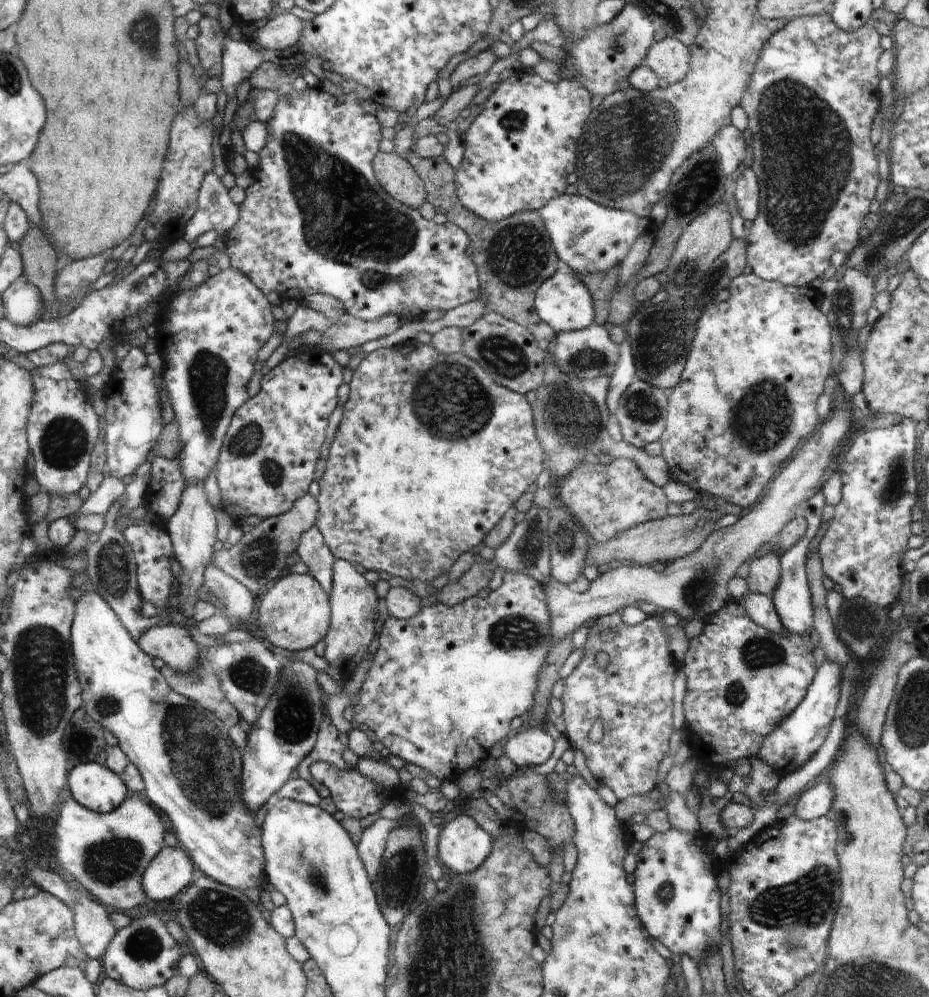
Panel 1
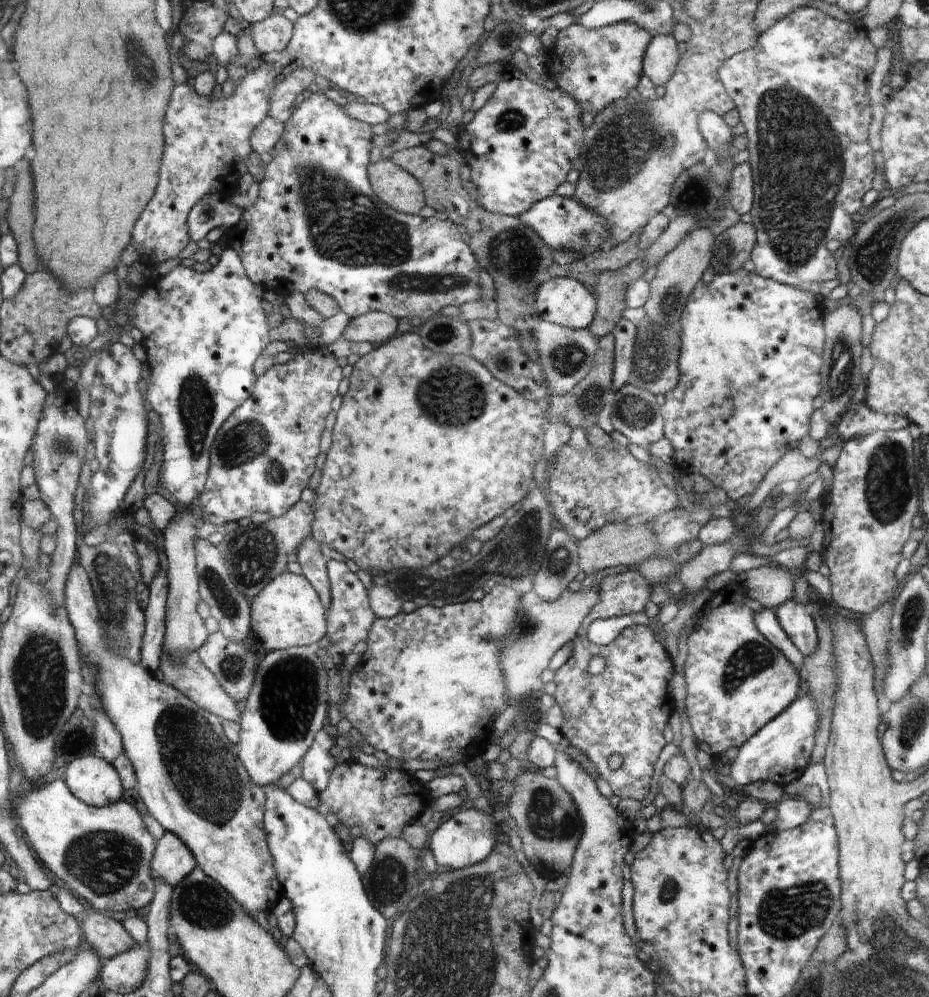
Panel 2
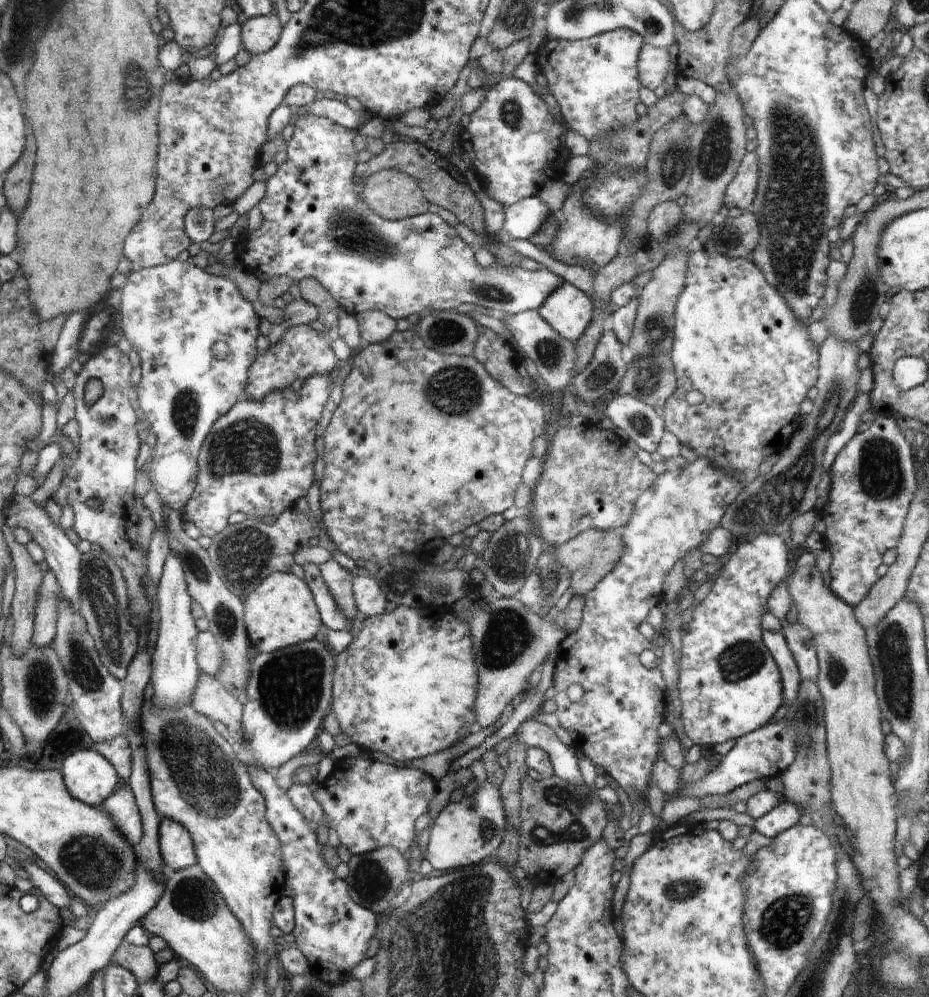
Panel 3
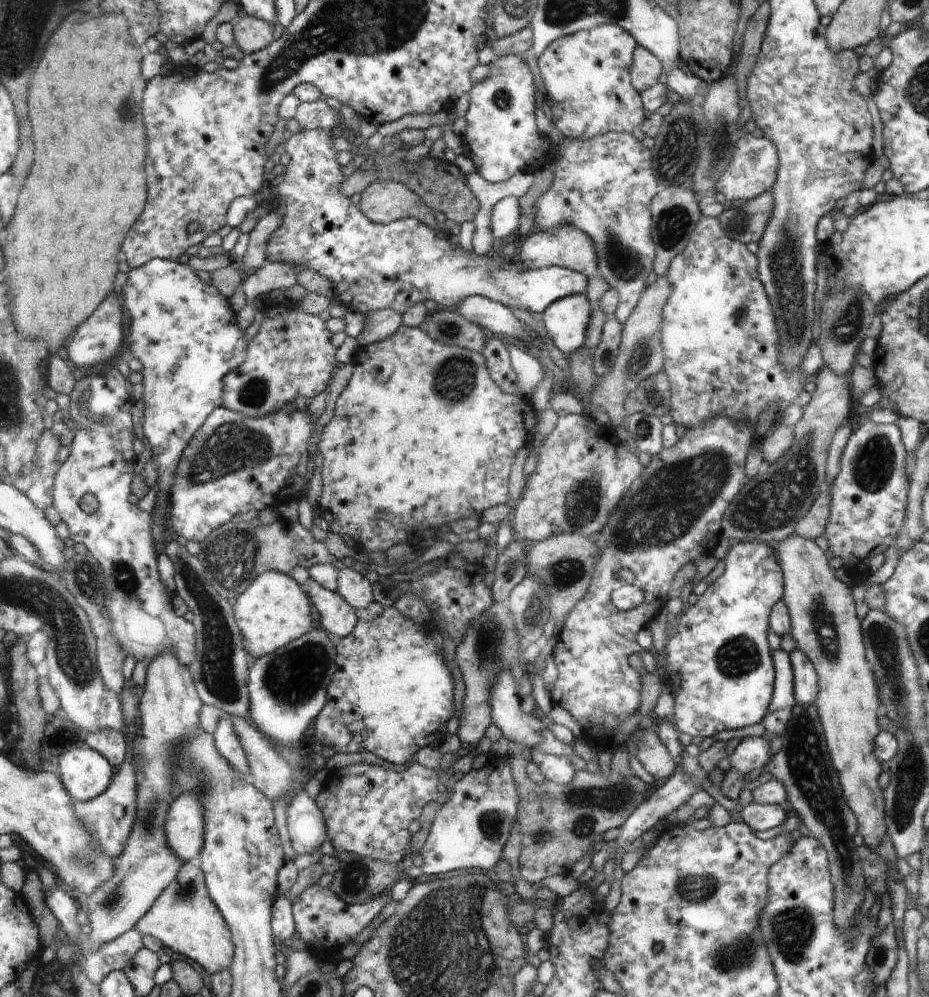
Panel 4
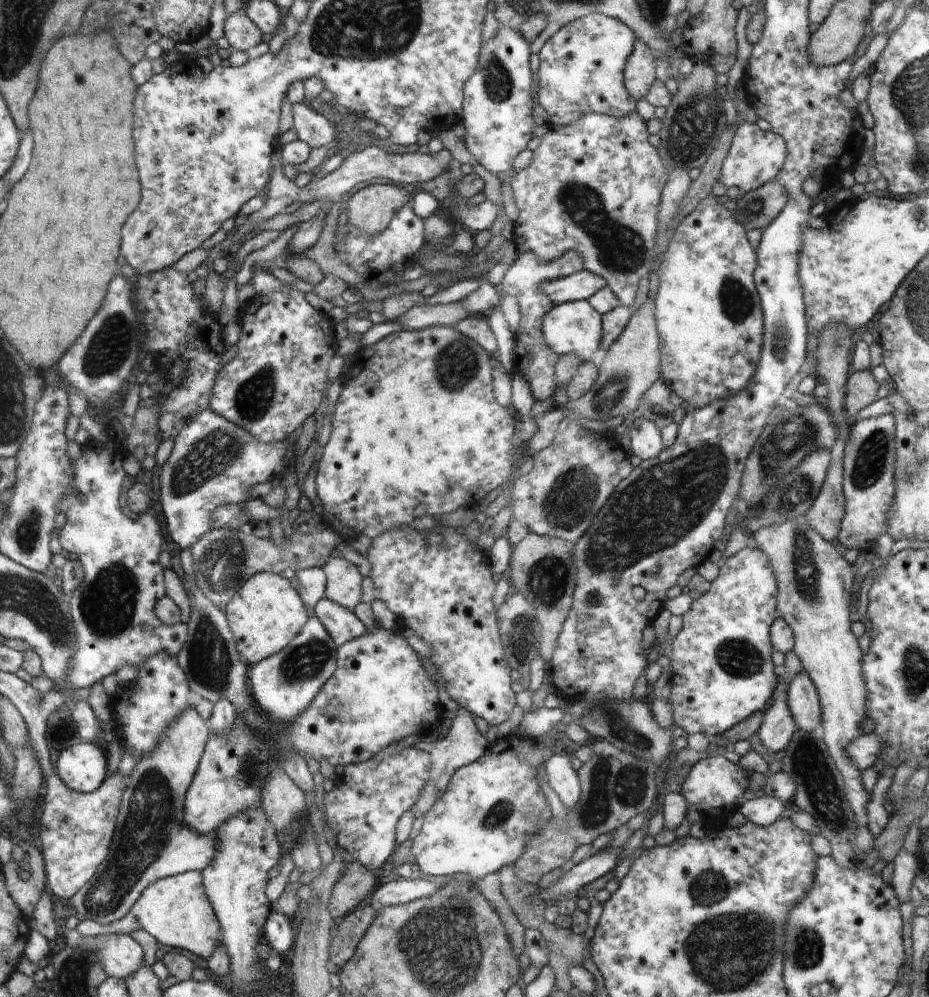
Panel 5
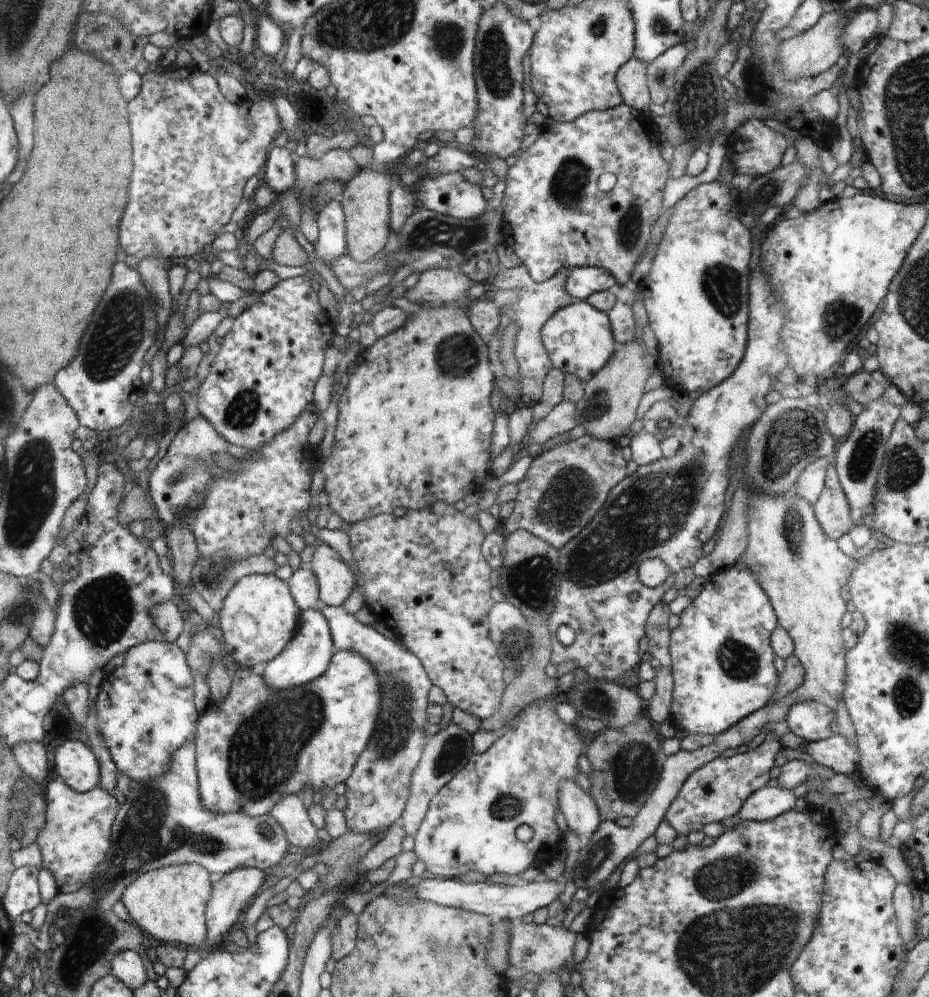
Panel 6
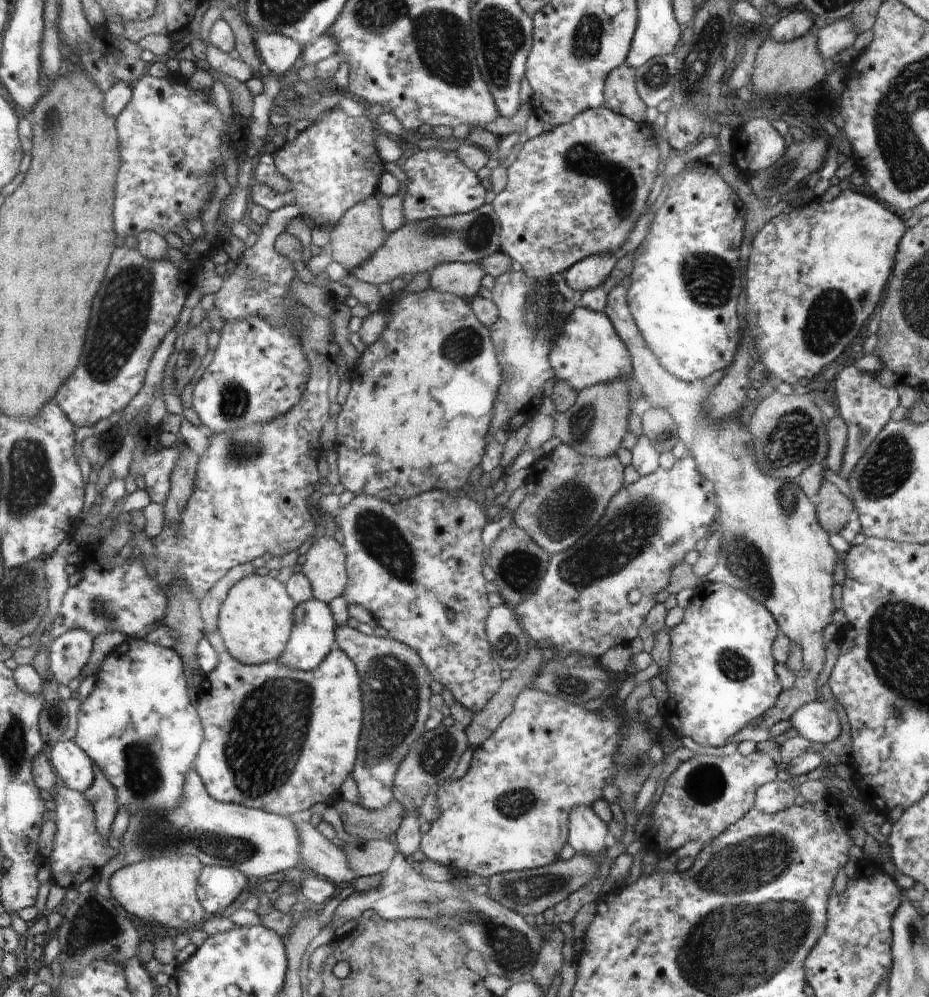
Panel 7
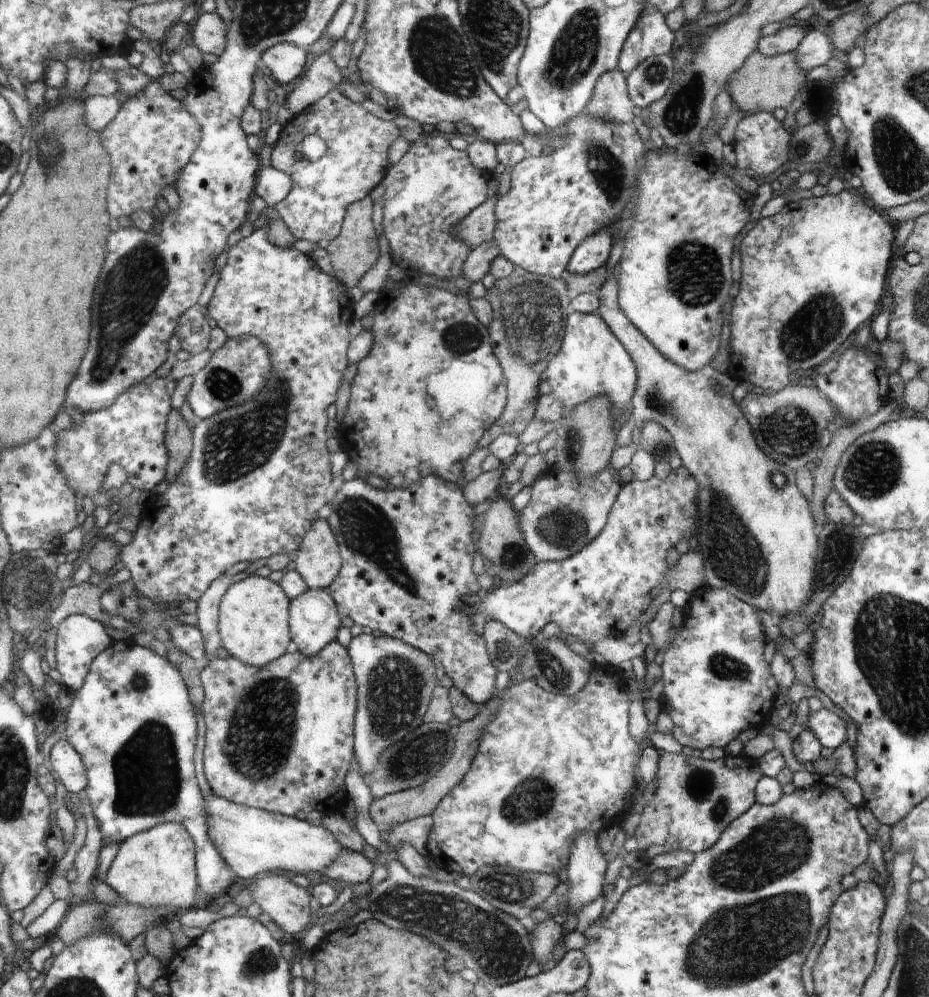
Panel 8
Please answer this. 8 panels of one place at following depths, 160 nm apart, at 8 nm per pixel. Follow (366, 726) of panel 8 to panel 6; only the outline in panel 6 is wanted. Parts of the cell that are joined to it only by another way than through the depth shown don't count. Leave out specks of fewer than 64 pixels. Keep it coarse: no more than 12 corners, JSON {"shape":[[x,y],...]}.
{"shape":[[320,604],[336,650],[372,661],[378,720],[347,782],[352,832],[401,819],[425,746],[428,690],[415,654]]}

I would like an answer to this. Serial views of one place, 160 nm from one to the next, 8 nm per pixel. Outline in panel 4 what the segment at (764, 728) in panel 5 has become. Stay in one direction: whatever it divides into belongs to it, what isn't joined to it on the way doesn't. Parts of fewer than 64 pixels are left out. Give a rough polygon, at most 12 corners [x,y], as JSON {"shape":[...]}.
{"shape":[[774,654],[774,698],[761,724],[772,738],[783,734],[795,708],[790,654]]}

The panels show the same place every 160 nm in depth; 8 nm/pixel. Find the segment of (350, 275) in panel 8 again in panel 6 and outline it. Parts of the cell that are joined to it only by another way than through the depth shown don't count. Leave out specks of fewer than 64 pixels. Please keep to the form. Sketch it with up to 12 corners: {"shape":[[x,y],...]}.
{"shape":[[359,171],[339,197],[347,252],[374,260],[391,233],[390,176]]}

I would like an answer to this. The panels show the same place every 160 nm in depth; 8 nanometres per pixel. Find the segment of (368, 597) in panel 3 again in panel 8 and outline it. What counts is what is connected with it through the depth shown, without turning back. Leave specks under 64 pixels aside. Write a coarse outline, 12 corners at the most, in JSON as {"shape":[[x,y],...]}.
{"shape":[[320,519],[304,535],[294,568],[327,590],[343,559],[332,526]]}

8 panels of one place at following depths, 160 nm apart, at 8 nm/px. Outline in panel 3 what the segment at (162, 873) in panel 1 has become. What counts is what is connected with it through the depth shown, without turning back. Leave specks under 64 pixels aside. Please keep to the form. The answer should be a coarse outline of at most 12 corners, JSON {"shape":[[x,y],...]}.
{"shape":[[161,819],[159,847],[172,873],[197,864],[187,827]]}

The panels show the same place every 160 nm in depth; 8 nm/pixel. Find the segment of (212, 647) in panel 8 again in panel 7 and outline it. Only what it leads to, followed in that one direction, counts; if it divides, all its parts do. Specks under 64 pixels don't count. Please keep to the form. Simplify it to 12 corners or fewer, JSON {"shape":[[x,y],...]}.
{"shape":[[252,563],[236,565],[199,597],[204,633],[217,628],[228,592],[254,574]]}

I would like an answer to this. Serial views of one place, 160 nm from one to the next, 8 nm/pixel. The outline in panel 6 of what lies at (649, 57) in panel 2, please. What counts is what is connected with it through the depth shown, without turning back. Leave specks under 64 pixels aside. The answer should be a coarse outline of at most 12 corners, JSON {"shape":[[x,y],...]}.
{"shape":[[632,58],[616,74],[623,104],[650,108],[644,62]]}

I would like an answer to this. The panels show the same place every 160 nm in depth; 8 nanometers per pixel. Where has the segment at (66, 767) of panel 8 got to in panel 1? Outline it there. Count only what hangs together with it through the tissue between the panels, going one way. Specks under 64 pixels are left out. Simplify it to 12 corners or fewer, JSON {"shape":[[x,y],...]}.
{"shape":[[99,763],[71,771],[69,792],[88,810],[110,813],[127,786]]}

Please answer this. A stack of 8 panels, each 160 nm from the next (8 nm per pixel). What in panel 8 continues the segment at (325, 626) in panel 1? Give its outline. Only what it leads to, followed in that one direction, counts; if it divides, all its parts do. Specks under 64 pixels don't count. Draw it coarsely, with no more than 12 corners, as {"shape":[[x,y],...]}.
{"shape":[[252,575],[219,605],[222,645],[255,667],[286,652],[288,594]]}

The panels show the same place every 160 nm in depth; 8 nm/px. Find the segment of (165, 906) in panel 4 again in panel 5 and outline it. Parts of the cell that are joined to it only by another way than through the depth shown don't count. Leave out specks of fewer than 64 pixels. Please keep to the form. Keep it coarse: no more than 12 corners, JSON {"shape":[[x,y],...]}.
{"shape":[[201,871],[147,886],[112,924],[91,937],[146,930],[207,960],[222,940]]}

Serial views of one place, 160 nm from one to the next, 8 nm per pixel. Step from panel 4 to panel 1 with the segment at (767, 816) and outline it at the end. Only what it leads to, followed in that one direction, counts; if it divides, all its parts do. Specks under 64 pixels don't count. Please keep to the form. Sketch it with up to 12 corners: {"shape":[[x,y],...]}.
{"shape":[[822,775],[794,802],[794,816],[821,817],[833,808],[835,794]]}

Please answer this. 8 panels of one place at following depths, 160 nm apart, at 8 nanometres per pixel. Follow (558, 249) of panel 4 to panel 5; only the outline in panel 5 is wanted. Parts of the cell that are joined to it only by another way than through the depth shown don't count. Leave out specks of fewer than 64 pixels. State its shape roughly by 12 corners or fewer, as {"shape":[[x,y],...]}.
{"shape":[[524,251],[499,285],[518,301],[514,364],[535,400],[555,394],[559,355],[545,342],[554,304],[543,282],[584,269],[577,252]]}

